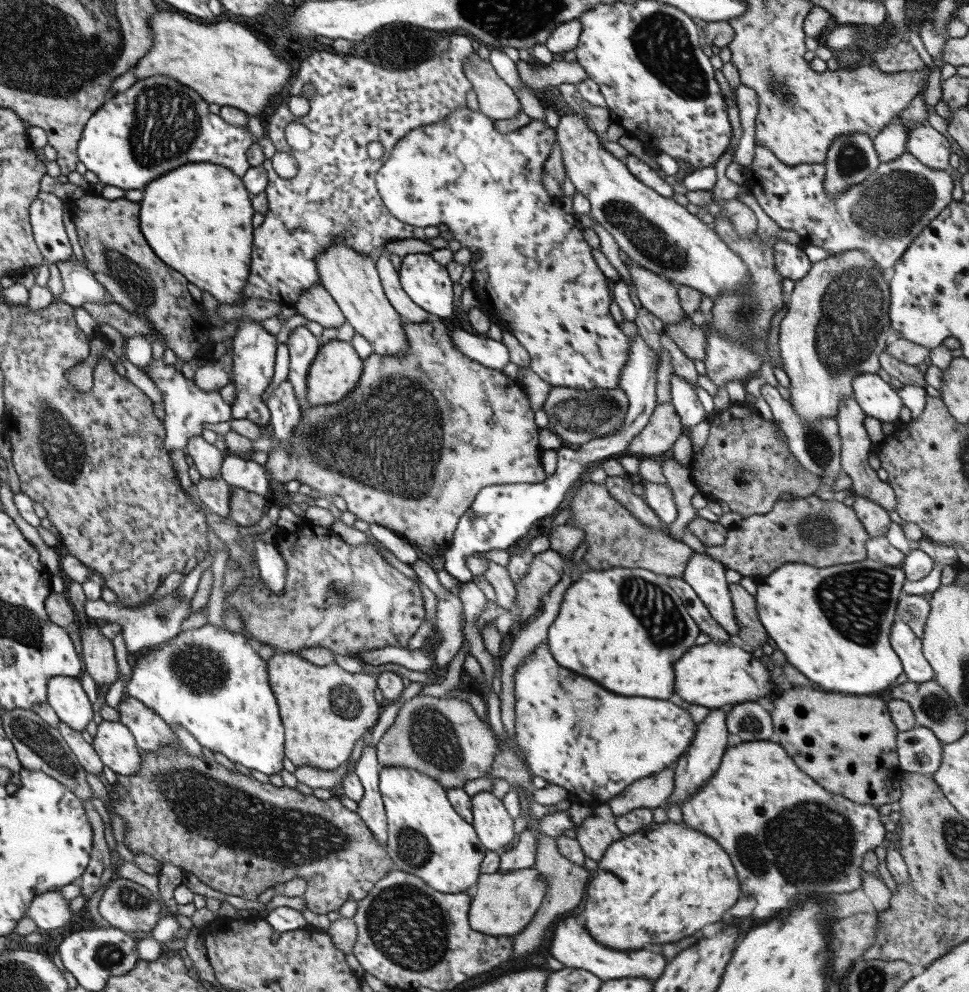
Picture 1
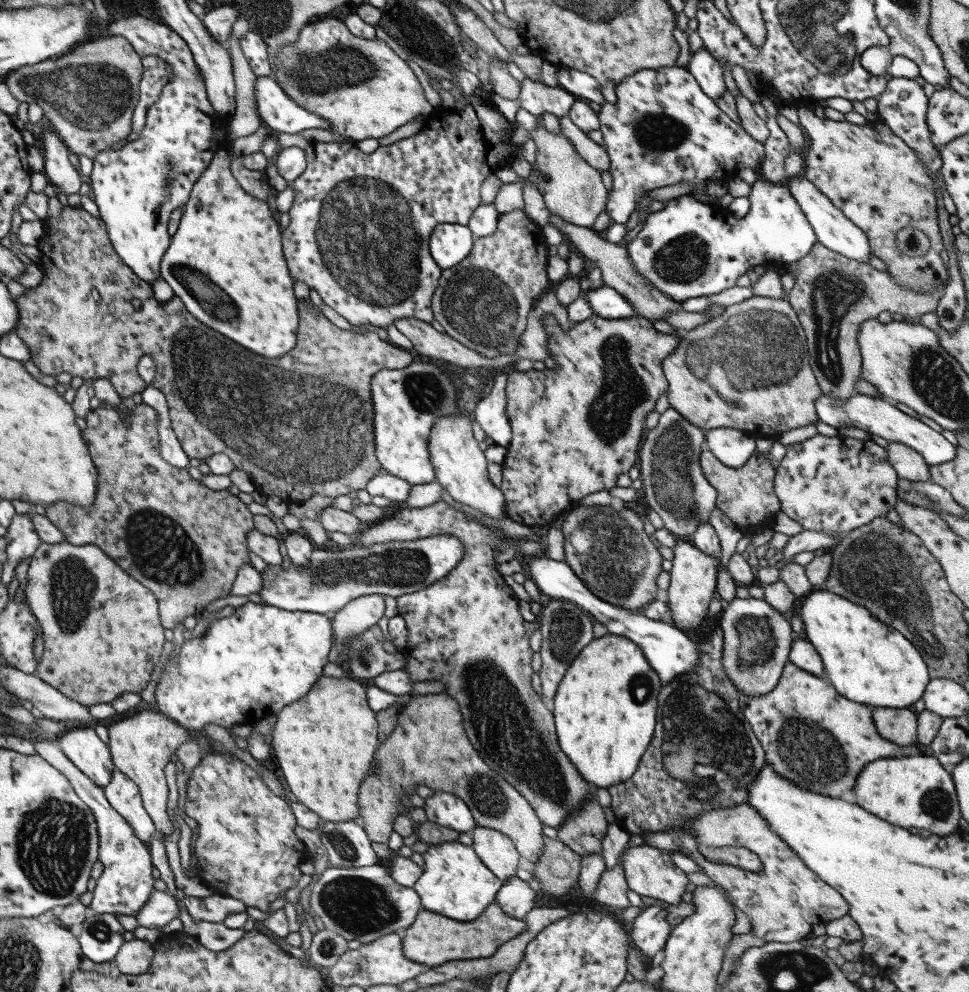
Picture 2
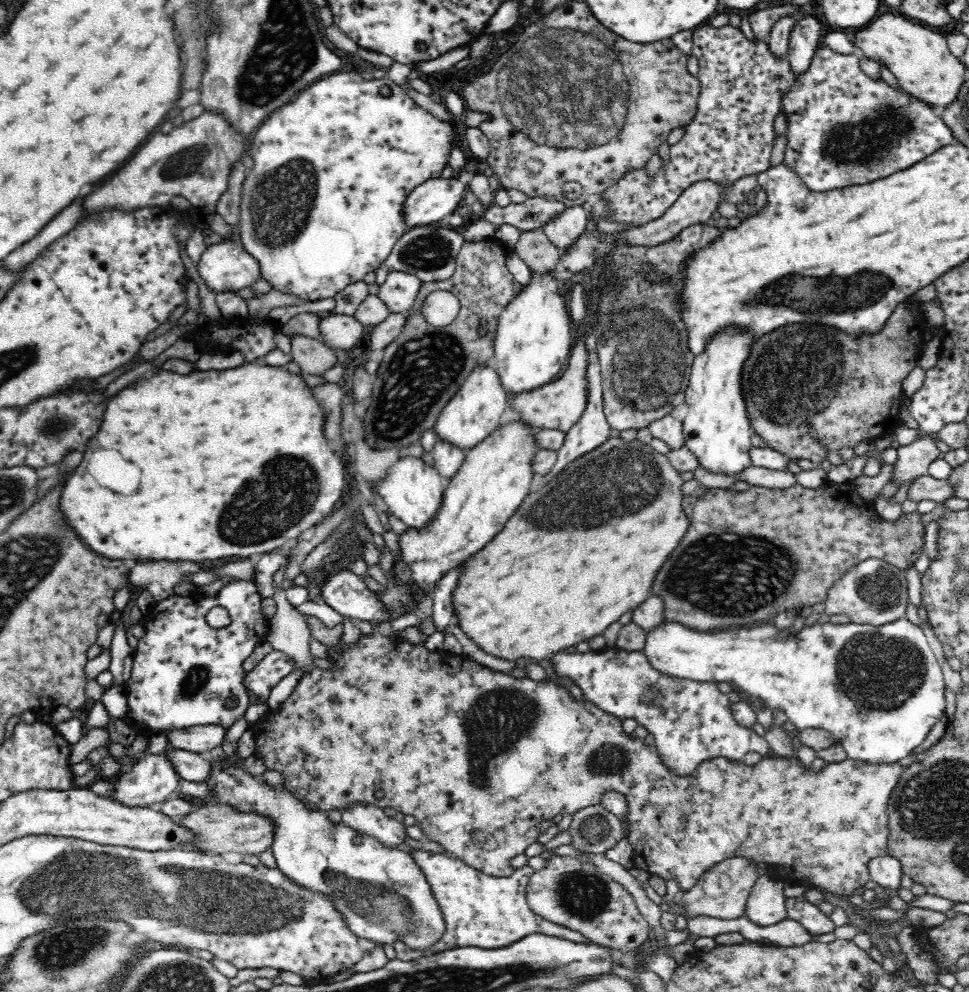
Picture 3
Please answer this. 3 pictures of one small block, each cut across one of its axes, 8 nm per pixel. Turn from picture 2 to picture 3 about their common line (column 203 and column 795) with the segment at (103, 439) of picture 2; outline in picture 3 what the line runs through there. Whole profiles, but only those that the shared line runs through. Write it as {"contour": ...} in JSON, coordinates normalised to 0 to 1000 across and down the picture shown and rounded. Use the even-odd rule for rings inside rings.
{"contour":[[[854,484],[844,494],[834,494],[834,492],[826,490],[826,488],[821,488],[821,490],[813,492],[813,494],[797,494],[797,492],[778,490],[770,498],[755,498],[755,496],[745,494],[745,492],[731,492],[731,494],[733,496],[731,496],[729,502],[720,502],[718,498],[706,500],[704,510],[706,510],[706,520],[710,522],[710,528],[712,528],[710,536],[708,536],[706,544],[702,546],[702,550],[687,565],[687,569],[679,575],[679,579],[675,581],[673,593],[671,593],[673,601],[679,601],[679,603],[685,605],[685,623],[687,623],[687,627],[698,627],[698,629],[704,629],[704,631],[714,633],[718,637],[733,637],[737,633],[747,633],[747,631],[776,631],[778,627],[799,623],[799,621],[803,621],[805,617],[809,617],[813,613],[828,613],[828,611],[834,611],[834,609],[840,611],[842,607],[850,607],[852,601],[854,601],[854,593],[859,589],[863,589],[869,583],[871,577],[885,571],[888,567],[914,565],[914,567],[927,571],[929,575],[935,575],[935,573],[943,571],[949,556],[954,554],[954,544],[949,540],[956,538],[956,532],[949,528],[949,518],[943,518],[943,520],[937,520],[937,522],[933,522],[933,518],[931,518],[931,524],[925,530],[918,530],[916,526],[912,526],[904,518],[902,508],[898,508],[892,502],[885,500],[883,490],[879,486],[861,488],[861,486]]]}

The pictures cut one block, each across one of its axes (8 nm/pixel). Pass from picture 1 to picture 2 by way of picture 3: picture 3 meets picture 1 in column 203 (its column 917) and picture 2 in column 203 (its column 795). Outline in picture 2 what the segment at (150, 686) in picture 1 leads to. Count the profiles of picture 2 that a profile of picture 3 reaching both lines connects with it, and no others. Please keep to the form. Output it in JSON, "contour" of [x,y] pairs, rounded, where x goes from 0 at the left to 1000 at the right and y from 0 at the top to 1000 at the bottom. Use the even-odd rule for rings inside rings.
{"contour":[[[259,607],[251,609],[251,611],[243,613],[238,617],[238,621],[218,625],[216,631],[214,631],[214,637],[209,641],[203,641],[203,643],[197,643],[197,645],[189,647],[187,657],[168,671],[168,681],[166,681],[166,685],[162,688],[162,694],[160,694],[160,714],[164,716],[166,722],[185,728],[191,736],[193,734],[195,736],[207,736],[212,730],[222,730],[222,732],[228,732],[228,734],[240,734],[243,730],[263,732],[265,728],[278,724],[280,720],[288,720],[288,716],[294,714],[296,710],[302,710],[304,706],[315,702],[319,698],[319,694],[325,690],[325,685],[331,683],[331,675],[337,669],[337,657],[340,657],[340,651],[342,651],[342,637],[344,637],[344,631],[342,631],[340,621],[331,621],[331,619],[325,619],[325,617],[296,617],[296,615],[286,613],[286,611],[267,611],[267,609],[259,609]]]}

